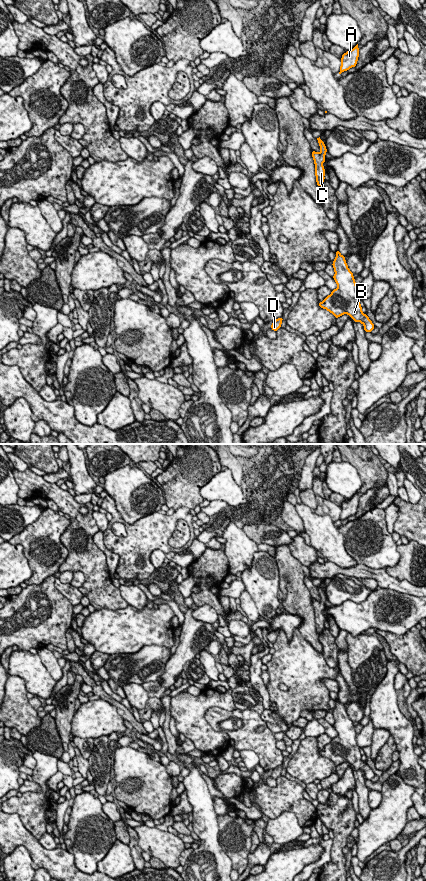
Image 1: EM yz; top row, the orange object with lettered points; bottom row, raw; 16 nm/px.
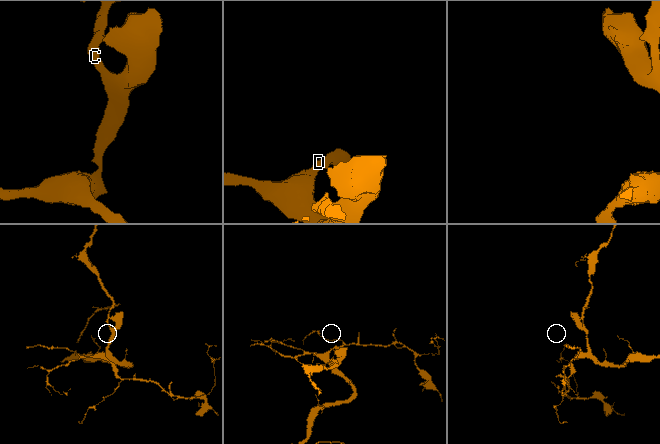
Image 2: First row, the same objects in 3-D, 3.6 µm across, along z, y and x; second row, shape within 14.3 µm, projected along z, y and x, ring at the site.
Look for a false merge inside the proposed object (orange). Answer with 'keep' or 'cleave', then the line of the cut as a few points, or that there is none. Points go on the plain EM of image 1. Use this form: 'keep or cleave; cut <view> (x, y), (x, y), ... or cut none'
keep; cut none

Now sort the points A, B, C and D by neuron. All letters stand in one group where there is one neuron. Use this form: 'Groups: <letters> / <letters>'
Groups: A B C D

